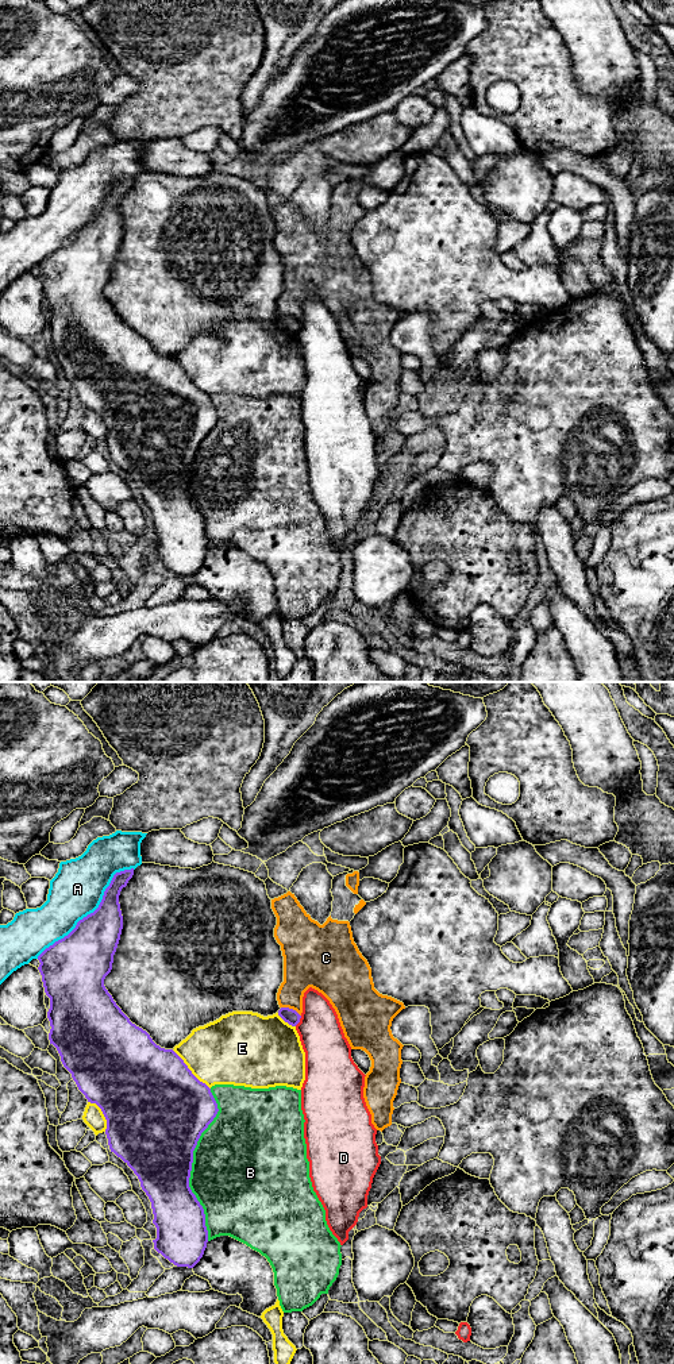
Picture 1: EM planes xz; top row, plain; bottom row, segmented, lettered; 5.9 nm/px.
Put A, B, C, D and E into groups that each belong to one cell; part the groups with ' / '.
A / B / C / D / E

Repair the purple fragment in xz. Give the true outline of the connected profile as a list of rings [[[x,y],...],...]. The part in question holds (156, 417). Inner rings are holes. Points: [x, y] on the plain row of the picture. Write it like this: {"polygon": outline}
{"polygon": [[[134,177],[116,181],[99,216],[80,228],[68,244],[38,265],[41,271],[38,278],[45,301],[50,307],[49,348],[57,357],[63,375],[72,382],[78,398],[88,411],[101,417],[107,428],[105,443],[111,461],[134,479],[149,505],[154,523],[153,532],[157,536],[154,558],[177,575],[193,577],[203,566],[208,551],[204,517],[189,496],[193,459],[219,417],[211,397],[192,382],[173,358],[161,357],[146,339],[132,332],[104,294],[123,238],[119,204],[132,184]]]}

